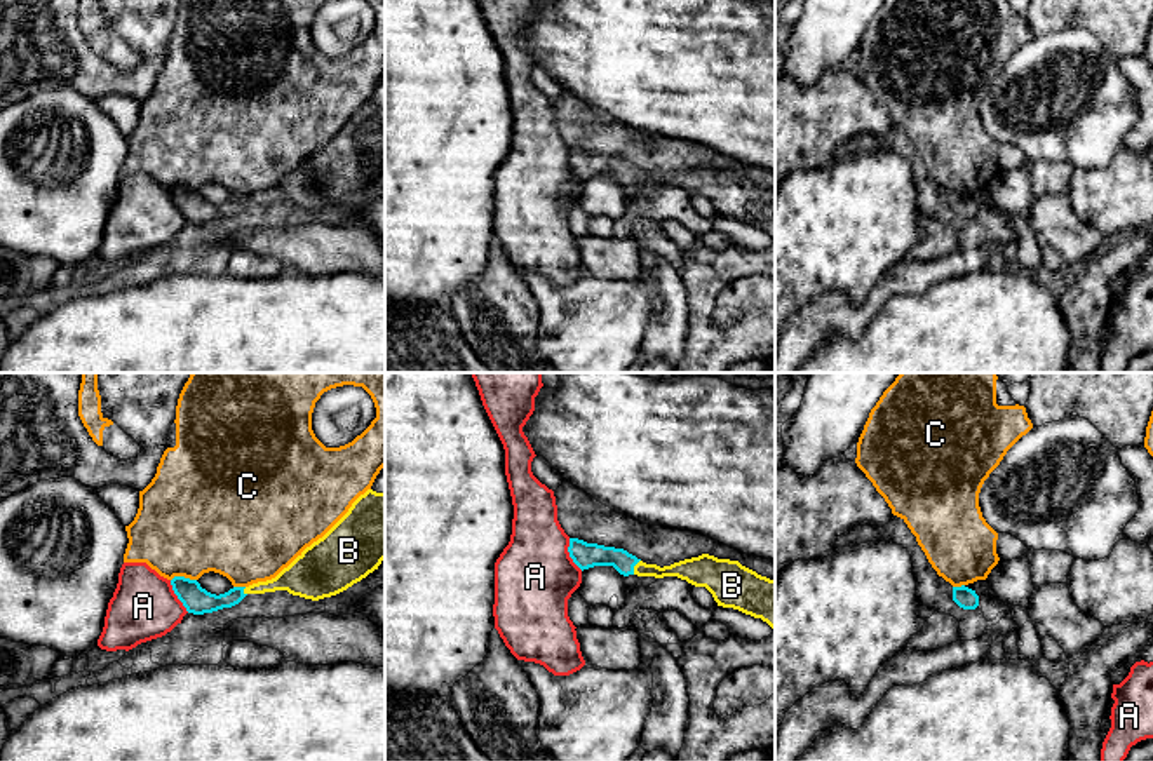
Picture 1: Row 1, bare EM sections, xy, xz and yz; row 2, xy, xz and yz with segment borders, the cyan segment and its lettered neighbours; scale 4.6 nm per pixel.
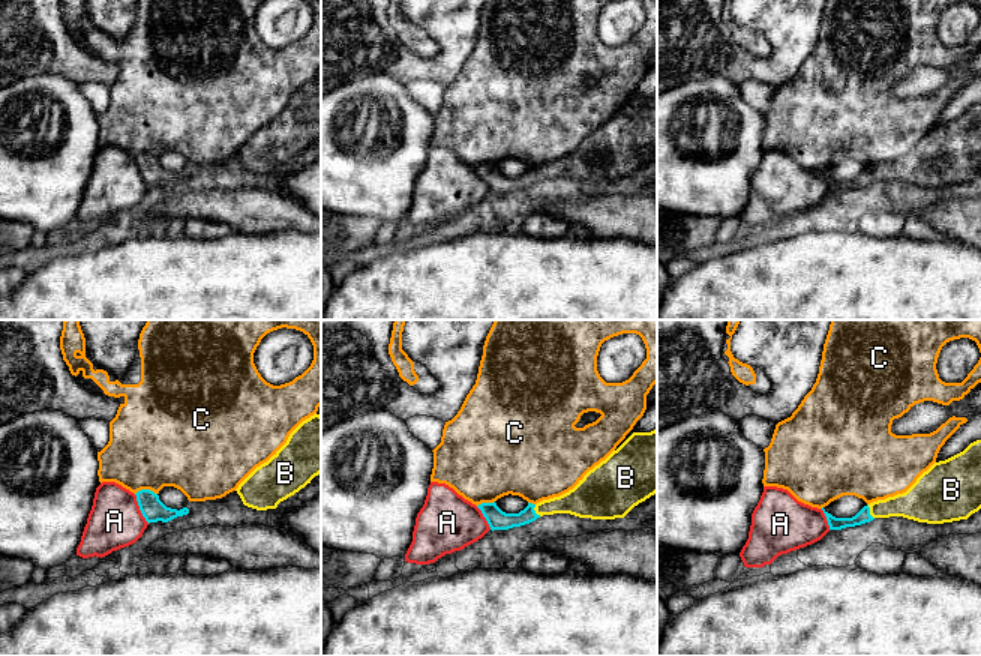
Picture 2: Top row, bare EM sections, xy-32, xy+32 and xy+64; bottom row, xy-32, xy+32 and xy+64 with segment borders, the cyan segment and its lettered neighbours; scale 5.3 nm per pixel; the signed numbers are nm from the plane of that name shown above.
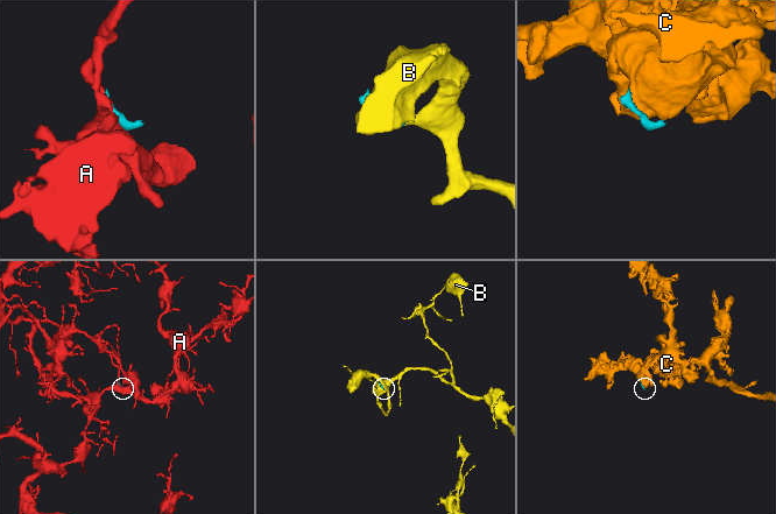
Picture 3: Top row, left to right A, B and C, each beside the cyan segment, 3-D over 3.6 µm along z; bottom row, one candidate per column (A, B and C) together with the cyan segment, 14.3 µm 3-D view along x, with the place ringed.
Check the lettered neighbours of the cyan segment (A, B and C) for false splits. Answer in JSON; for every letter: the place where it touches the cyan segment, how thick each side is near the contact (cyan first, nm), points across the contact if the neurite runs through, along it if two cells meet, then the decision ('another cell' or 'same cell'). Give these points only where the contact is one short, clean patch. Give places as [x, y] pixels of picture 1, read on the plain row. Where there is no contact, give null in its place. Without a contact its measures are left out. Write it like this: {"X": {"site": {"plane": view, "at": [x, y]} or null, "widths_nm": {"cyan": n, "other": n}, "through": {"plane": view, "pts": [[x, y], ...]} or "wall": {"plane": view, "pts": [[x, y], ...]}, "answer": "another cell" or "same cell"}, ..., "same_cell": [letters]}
{"A": {"site": {"plane": "xy", "at": [176, 204]}, "widths_nm": {"cyan": 120, "other": 300}, "answer": "another cell"}, "B": {"site": {"plane": "xz", "at": [634, 175]}, "widths_nm": {"cyan": 120, "other": 100}, "through": {"plane": "xz", "pts": [[584, 164], [613, 166], [634, 175], [643, 180], [688, 180]]}, "answer": "same cell"}, "C": {"site": {"plane": "xy", "at": [183, 187]}, "widths_nm": {"cyan": 120, "other": 480}, "answer": "another cell"}, "same_cell": ["B"]}

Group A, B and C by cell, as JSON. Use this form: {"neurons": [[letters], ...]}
{"neurons": [["A"], ["B"], ["C"]]}

